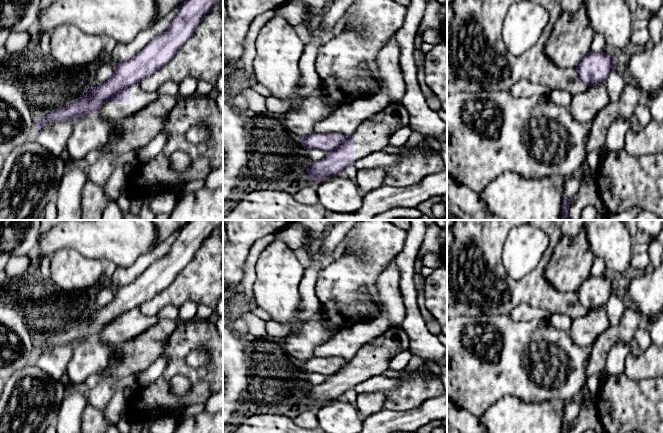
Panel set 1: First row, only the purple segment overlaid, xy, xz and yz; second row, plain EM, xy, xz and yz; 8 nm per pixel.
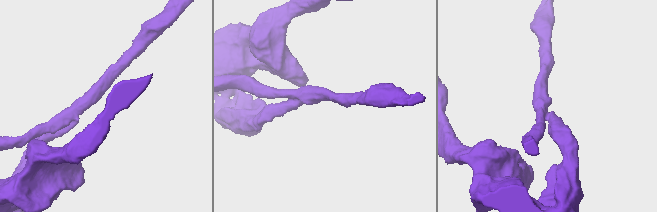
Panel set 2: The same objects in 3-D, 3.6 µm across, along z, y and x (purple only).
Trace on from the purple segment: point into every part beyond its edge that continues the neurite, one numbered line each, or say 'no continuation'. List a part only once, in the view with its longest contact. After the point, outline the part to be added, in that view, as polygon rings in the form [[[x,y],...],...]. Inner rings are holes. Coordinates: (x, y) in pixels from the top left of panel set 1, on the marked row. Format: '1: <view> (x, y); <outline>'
1: xy (139, 99); [[[135,84],[130,87],[129,103],[103,104],[98,112],[98,116],[113,122],[119,122],[138,113],[149,104],[154,103],[159,97],[160,95],[157,92],[146,92],[139,84]]]

